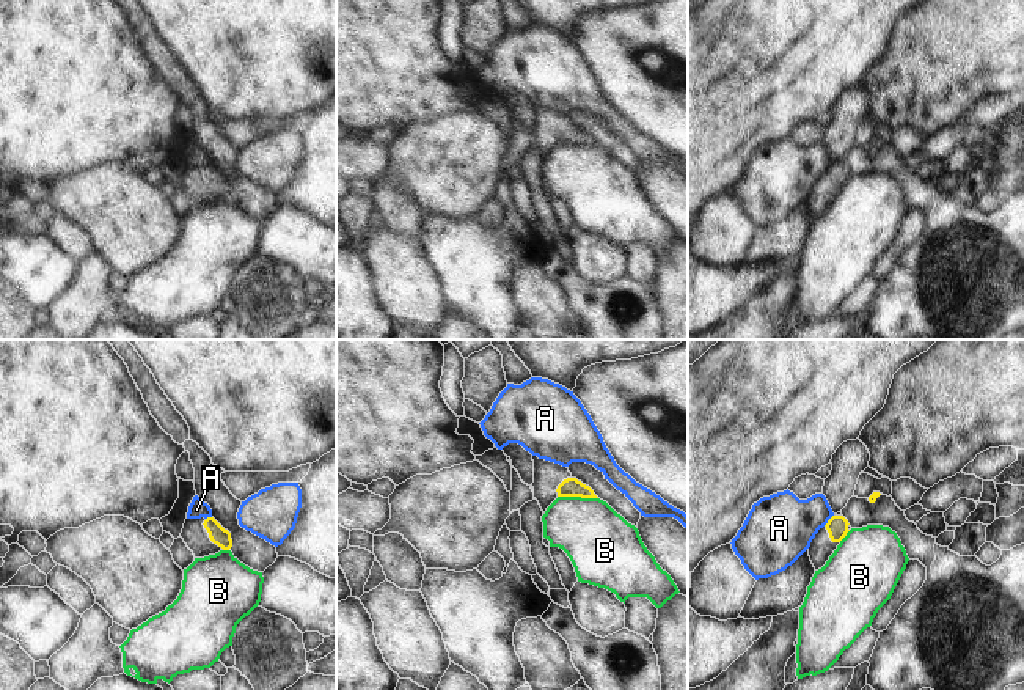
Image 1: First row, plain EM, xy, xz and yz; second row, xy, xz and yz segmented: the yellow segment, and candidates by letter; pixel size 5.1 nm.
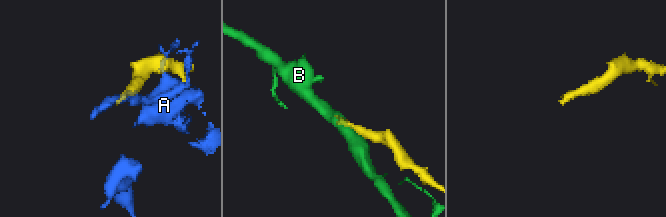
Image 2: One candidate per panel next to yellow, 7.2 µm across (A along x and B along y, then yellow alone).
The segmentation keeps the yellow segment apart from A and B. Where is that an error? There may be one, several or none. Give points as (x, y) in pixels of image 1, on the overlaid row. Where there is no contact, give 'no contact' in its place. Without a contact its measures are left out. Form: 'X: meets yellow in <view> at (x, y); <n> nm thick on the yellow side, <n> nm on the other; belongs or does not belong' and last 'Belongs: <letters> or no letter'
A: meets yellow in yz at (828, 521); 110 nm thick on the yellow side, 340 nm on the other; does not belong
B: meets yellow in xz at (578, 495); 100 nm thick on the yellow side, 340 nm on the other; does not belong
Belongs: no letter

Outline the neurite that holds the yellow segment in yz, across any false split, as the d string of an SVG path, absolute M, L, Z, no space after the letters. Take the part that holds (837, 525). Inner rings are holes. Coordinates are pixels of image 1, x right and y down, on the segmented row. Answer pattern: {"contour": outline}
{"contour": "M842 512L834 514L828 523L818 530L809 547L809 556L815 571L826 564L850 530L851 527Z"}

